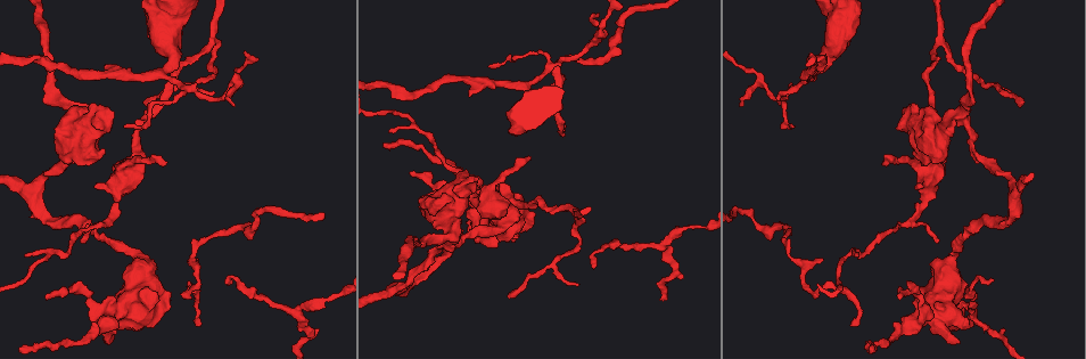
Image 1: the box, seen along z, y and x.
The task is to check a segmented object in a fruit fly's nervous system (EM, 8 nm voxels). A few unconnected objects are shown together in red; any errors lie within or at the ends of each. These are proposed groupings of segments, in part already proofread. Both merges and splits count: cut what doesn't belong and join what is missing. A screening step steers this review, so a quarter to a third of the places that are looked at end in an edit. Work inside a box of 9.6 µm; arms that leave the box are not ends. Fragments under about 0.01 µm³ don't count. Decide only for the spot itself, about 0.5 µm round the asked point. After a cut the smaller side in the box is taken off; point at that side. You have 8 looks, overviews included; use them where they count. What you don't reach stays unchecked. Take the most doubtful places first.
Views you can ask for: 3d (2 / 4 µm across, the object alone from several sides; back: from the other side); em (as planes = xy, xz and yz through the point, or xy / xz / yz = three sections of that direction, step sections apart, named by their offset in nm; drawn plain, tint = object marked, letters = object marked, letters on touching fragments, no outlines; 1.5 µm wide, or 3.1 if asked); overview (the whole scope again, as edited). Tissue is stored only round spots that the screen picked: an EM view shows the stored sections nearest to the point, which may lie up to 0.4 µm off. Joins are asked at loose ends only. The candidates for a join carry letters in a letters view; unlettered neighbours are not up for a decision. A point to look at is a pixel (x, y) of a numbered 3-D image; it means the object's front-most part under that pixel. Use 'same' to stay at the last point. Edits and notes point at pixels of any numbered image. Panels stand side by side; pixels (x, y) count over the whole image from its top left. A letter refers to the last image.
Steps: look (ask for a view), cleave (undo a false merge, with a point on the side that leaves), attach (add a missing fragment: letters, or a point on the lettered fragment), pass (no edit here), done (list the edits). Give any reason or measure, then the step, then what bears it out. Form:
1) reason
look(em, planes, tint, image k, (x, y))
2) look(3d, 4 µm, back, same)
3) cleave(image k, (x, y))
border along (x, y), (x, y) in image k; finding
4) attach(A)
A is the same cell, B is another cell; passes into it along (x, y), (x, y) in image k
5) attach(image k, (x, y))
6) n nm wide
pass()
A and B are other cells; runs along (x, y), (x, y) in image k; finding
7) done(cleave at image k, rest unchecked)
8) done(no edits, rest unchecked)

free end
look(em, xz, step 8, tint, image 1, (199, 325))

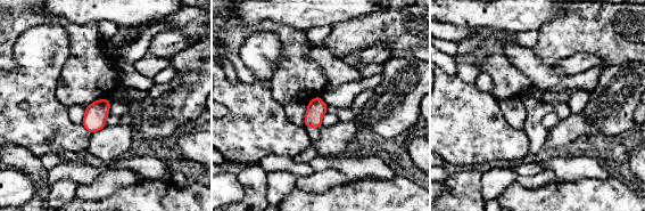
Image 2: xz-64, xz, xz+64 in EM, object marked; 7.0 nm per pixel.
look(em, planes, letters, same)

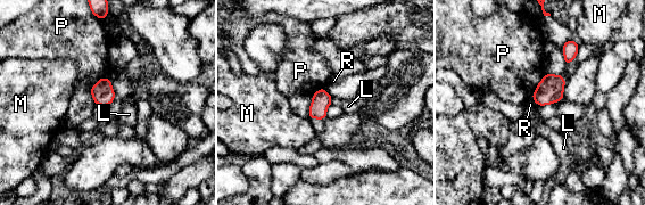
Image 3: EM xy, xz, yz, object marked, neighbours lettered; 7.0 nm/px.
pass()
L, M, P and R are other cells; border along (323, 87), (332, 97) in image 3; none of them fits

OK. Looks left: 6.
three-way junction
look(em, xz, step 4, tint, image 1, (525, 88))

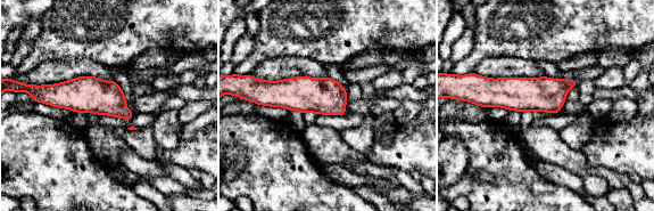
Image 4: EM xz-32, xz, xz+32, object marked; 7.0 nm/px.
cut it another way
look(em, planes, letters, same)

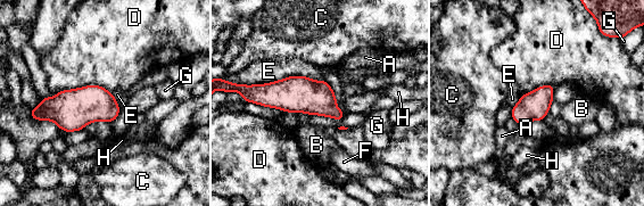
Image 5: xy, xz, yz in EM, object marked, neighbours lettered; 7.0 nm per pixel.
pass()
A, B, C, D, E, F, G and H are other cells; border along (324, 80), (286, 76), (244, 84) in image 5; one cell here

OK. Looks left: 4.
free end
look(3d, 2 µm, image 1, (577, 283))

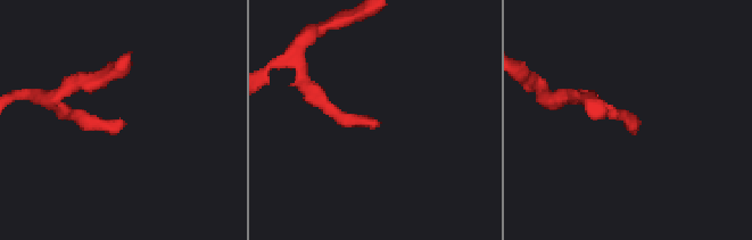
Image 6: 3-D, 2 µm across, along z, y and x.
need the tissue
look(em, xy, step 4, letters, image 6, (126, 123))

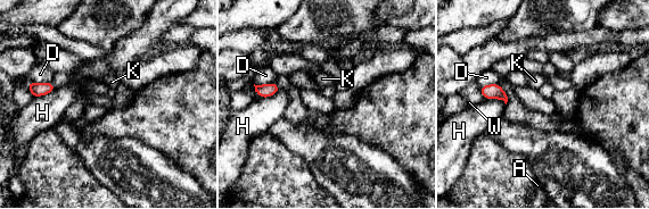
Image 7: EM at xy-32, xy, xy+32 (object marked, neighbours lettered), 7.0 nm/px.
pass()
A, D, H, K and W are other cells; no lettered fragment goes on from it

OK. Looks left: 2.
done(no edits, rest unchecked)

